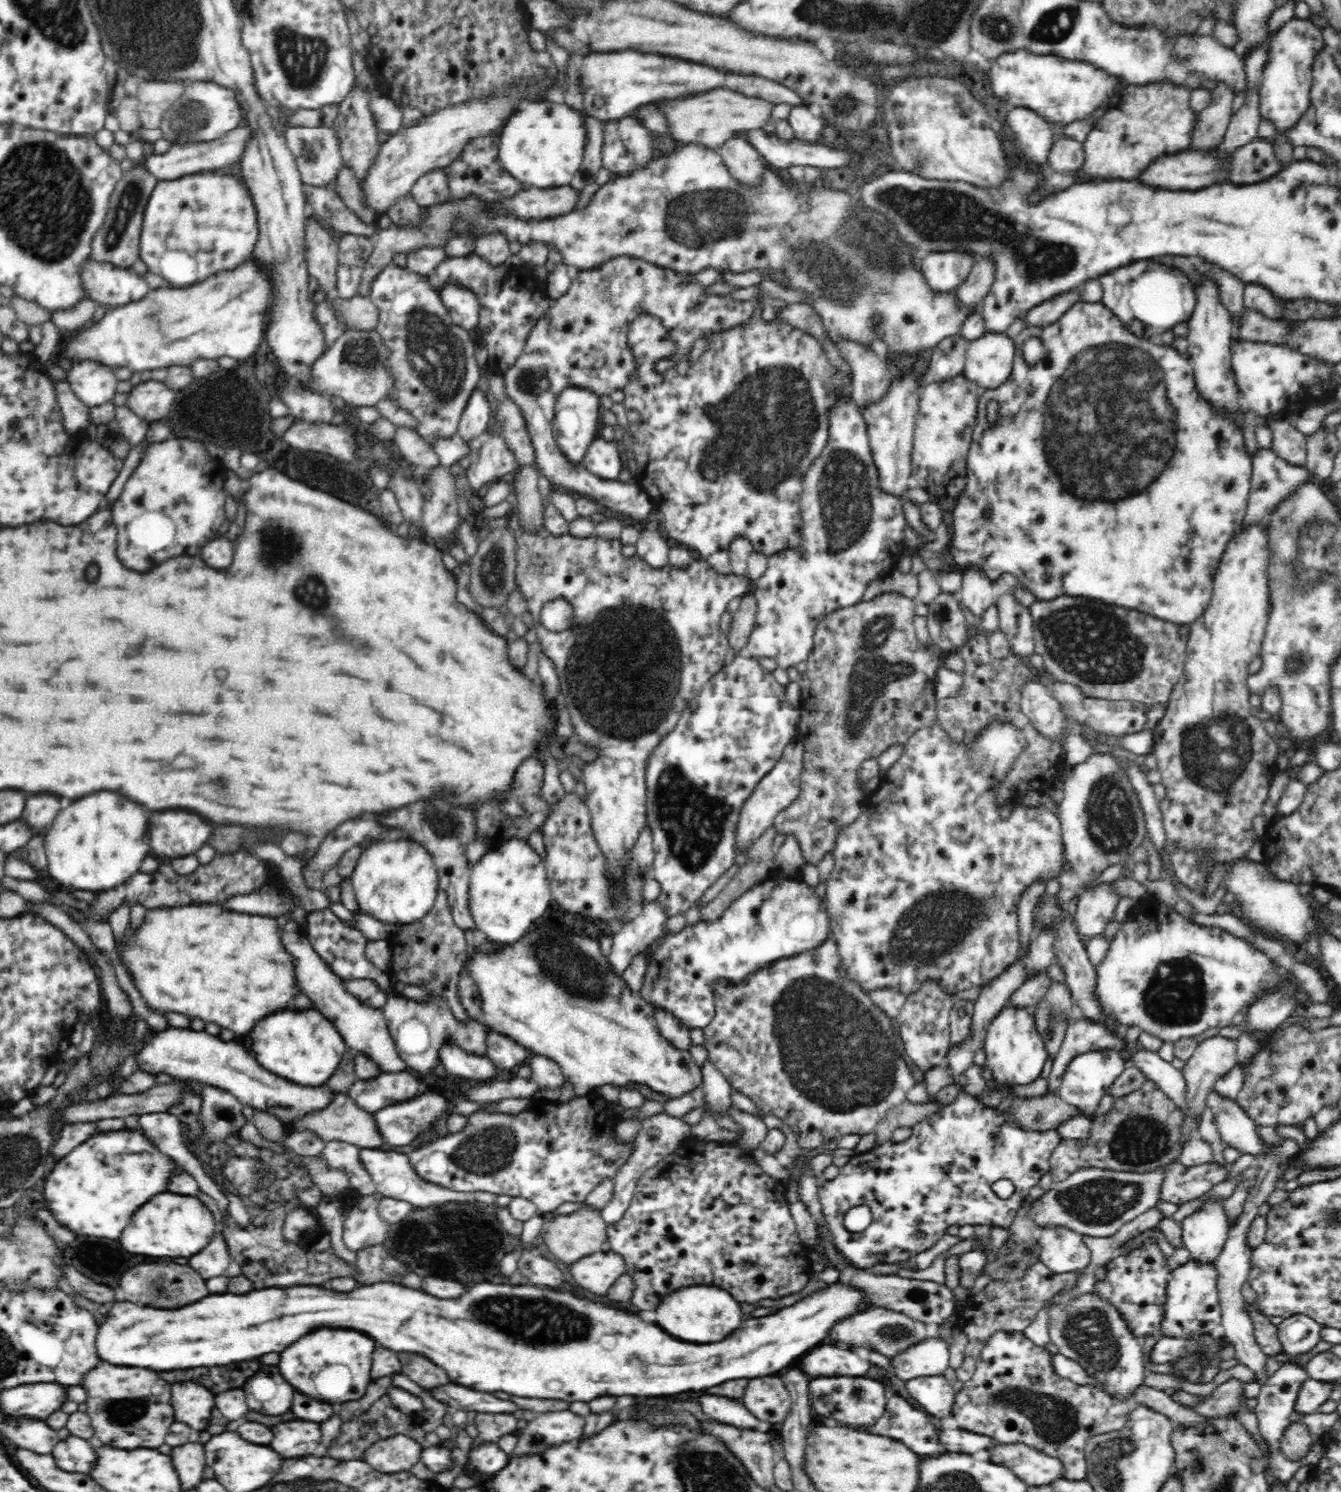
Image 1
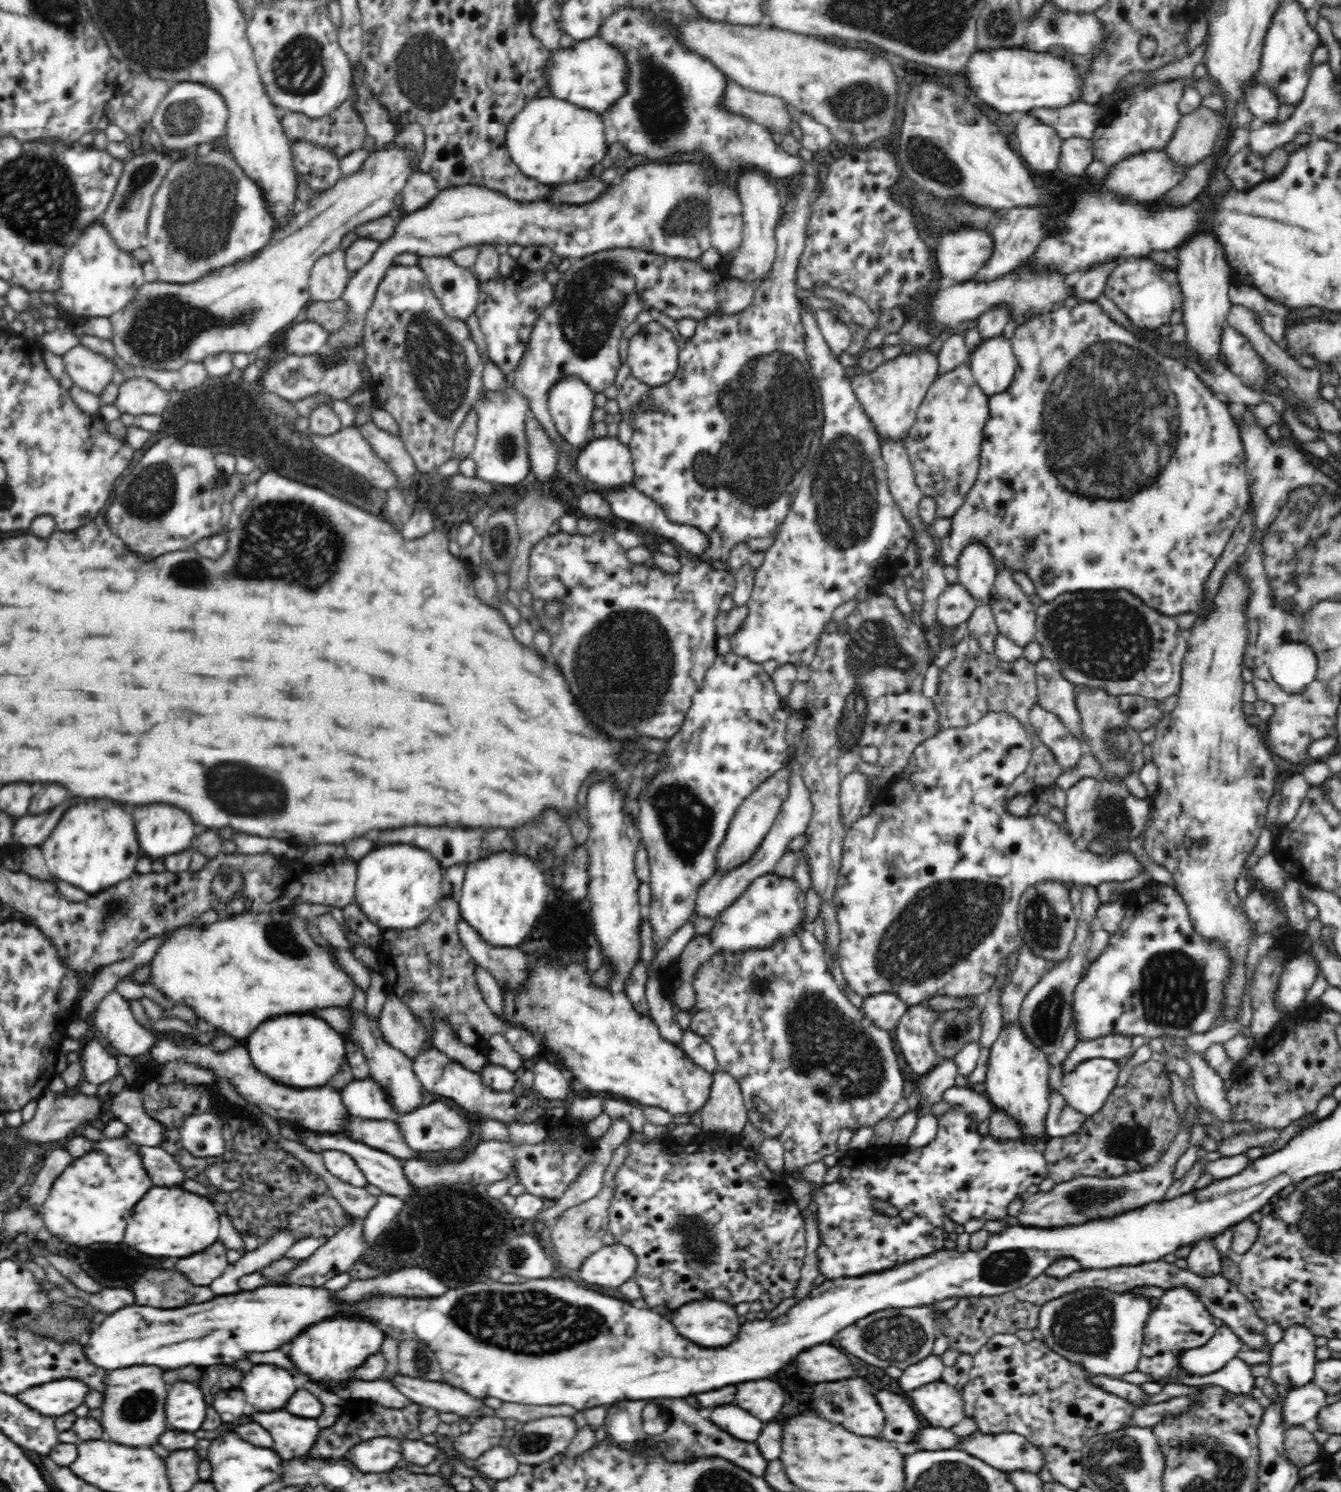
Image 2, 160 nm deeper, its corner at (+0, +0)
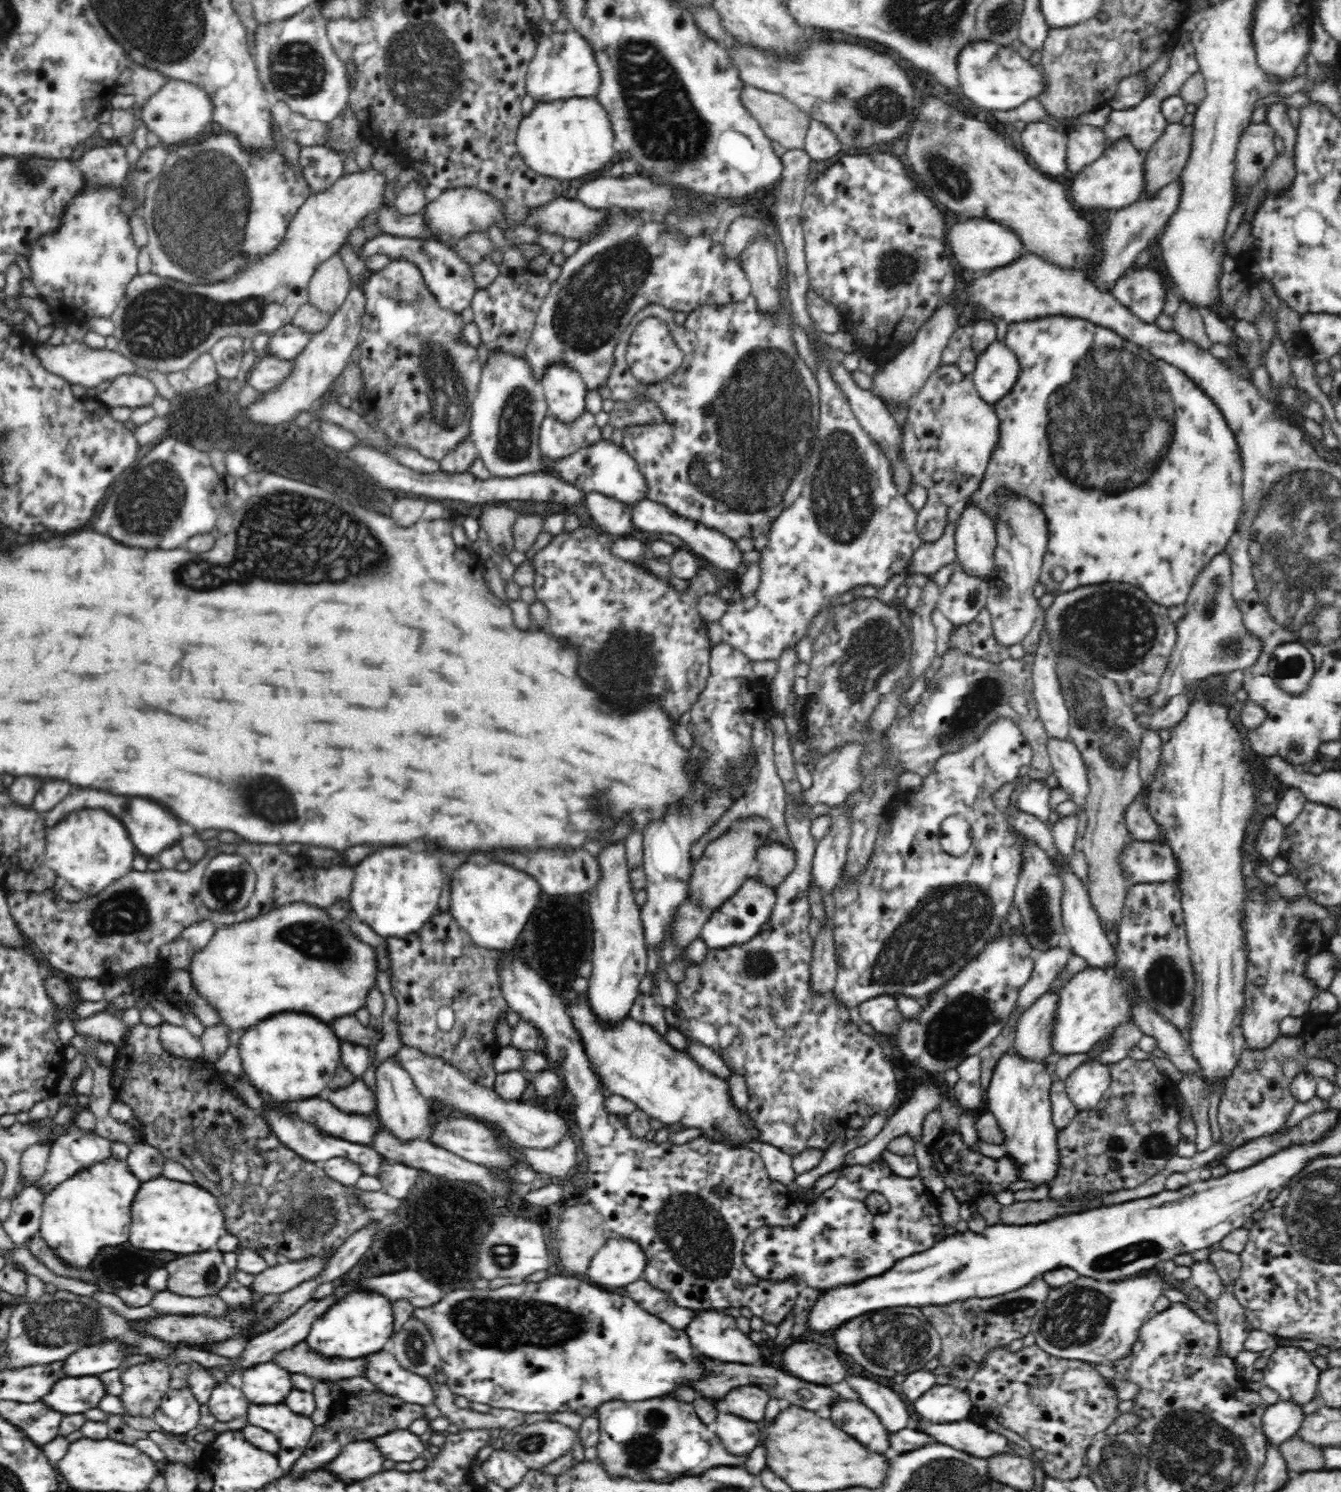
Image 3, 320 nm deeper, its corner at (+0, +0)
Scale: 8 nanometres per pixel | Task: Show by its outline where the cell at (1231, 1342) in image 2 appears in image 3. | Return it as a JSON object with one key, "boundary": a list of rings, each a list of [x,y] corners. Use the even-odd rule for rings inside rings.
{"boundary":[[[1226,1288],[1217,1298],[1216,1307],[1216,1323],[1220,1334],[1218,1353],[1232,1361],[1245,1348],[1249,1336],[1249,1331],[1245,1329],[1245,1310],[1235,1299],[1231,1288]]]}

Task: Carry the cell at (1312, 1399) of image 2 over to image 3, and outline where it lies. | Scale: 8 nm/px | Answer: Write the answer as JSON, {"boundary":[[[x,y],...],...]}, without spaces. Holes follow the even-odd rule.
{"boundary":[[[1281,1400],[1269,1406],[1262,1417],[1262,1427],[1264,1427],[1267,1443],[1272,1442],[1279,1446],[1281,1442],[1298,1432],[1306,1418],[1302,1407],[1292,1400]]]}

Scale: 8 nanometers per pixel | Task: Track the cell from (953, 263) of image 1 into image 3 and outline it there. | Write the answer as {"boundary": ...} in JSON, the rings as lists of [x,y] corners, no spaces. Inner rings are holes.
{"boundary":[[[986,218],[966,220],[960,224],[954,224],[945,234],[945,245],[948,246],[952,260],[956,266],[960,266],[966,272],[980,272],[980,270],[992,270],[1010,264],[1022,256],[1024,245],[1020,238],[997,221]]]}

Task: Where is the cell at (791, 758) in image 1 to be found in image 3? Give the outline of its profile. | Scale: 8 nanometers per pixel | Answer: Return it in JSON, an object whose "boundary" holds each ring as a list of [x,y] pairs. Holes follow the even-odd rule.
{"boundary":[[[746,815],[734,820],[724,834],[708,843],[702,858],[696,862],[689,900],[714,910],[728,900],[754,870],[758,850],[769,840],[770,832],[770,819],[762,815]]]}

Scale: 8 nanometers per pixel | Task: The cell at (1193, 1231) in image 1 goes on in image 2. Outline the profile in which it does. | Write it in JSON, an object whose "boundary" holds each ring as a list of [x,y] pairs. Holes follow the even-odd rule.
{"boundary":[[[1202,1237],[1191,1244],[1190,1254],[1185,1258],[1190,1271],[1202,1276],[1221,1274],[1224,1256],[1215,1246],[1215,1237]]]}

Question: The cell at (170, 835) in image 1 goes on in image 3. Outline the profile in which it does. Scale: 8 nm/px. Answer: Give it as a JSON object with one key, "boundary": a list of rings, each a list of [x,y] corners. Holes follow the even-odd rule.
{"boundary":[[[78,790],[64,797],[60,804],[56,804],[53,809],[47,810],[42,814],[43,828],[47,831],[54,828],[66,814],[70,814],[72,810],[78,808],[98,808],[98,806],[106,806],[110,810],[114,810],[114,814],[118,814],[118,818],[122,818],[122,822],[126,822],[126,828],[130,830],[130,838],[138,852],[148,854],[150,858],[160,855],[166,848],[174,846],[182,838],[182,828],[180,828],[180,820],[166,808],[154,804],[154,802],[146,802],[142,798],[118,798],[106,792],[96,792],[96,790]]]}

